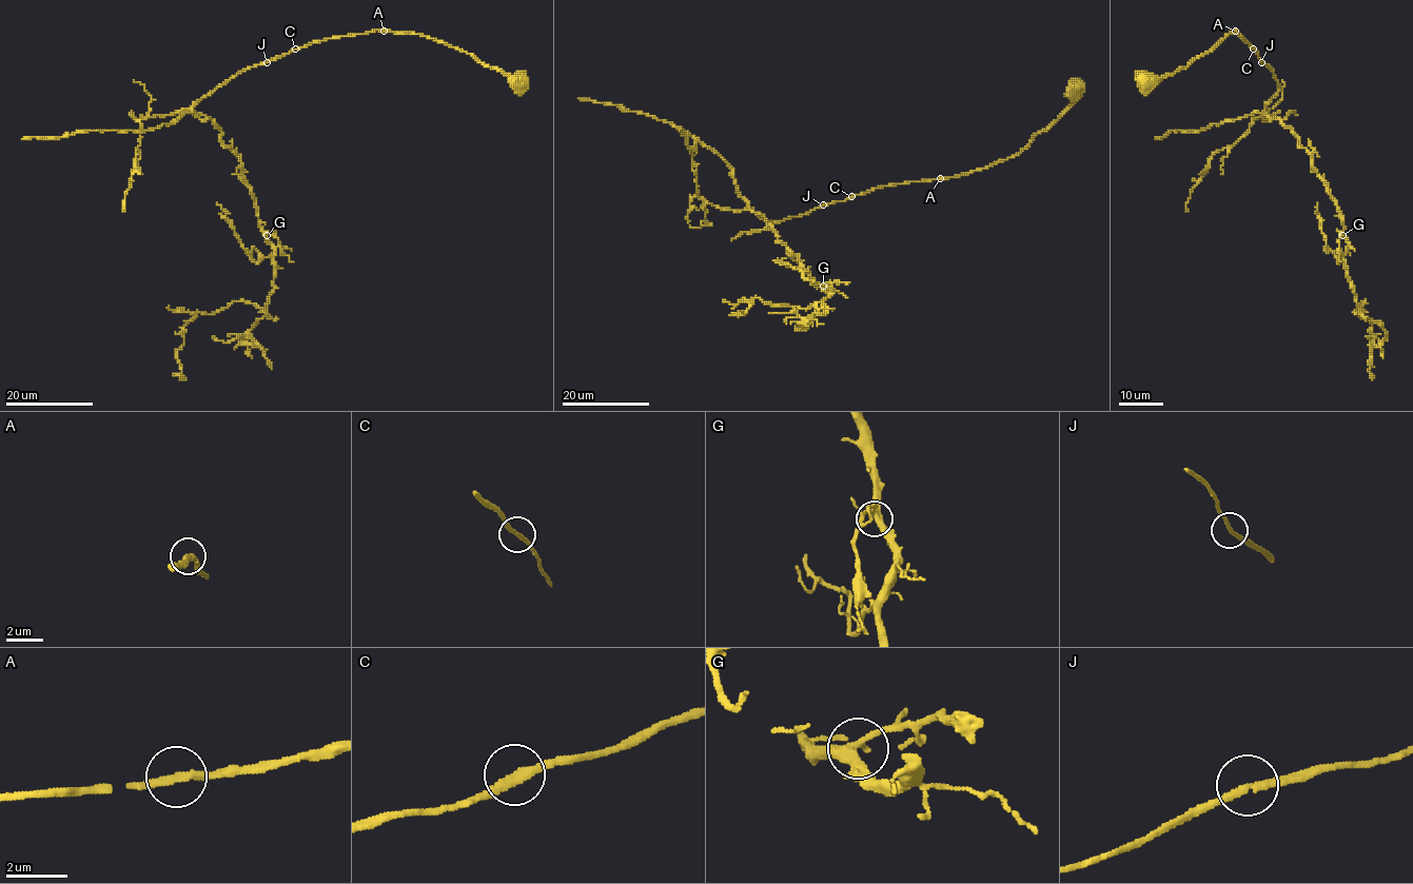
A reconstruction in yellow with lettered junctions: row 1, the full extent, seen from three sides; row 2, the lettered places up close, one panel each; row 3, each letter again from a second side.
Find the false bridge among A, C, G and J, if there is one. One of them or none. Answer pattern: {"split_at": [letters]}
{"split_at": []}

